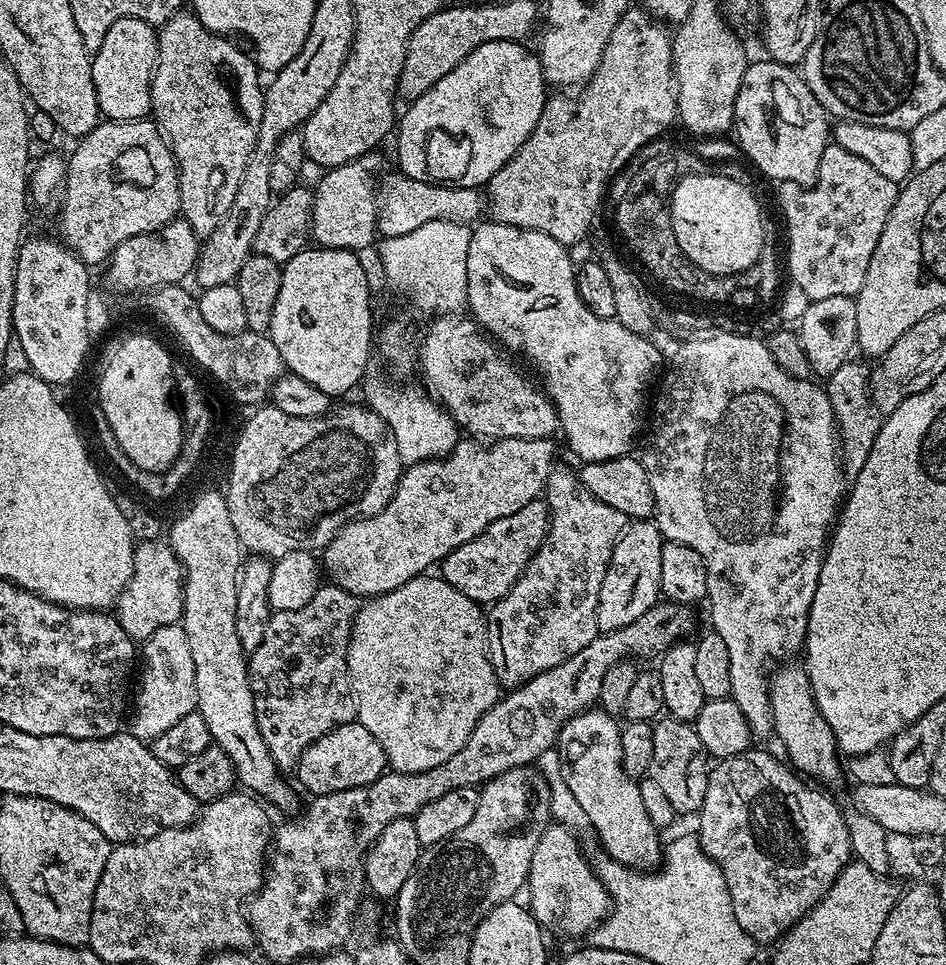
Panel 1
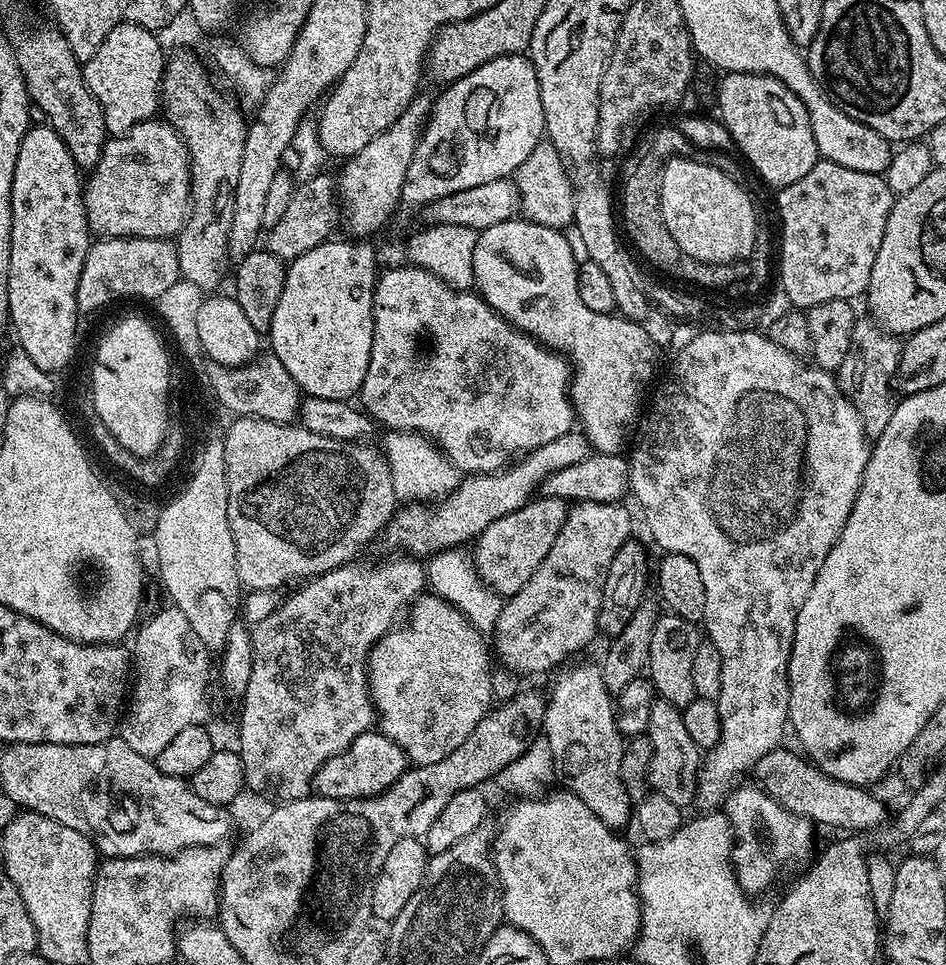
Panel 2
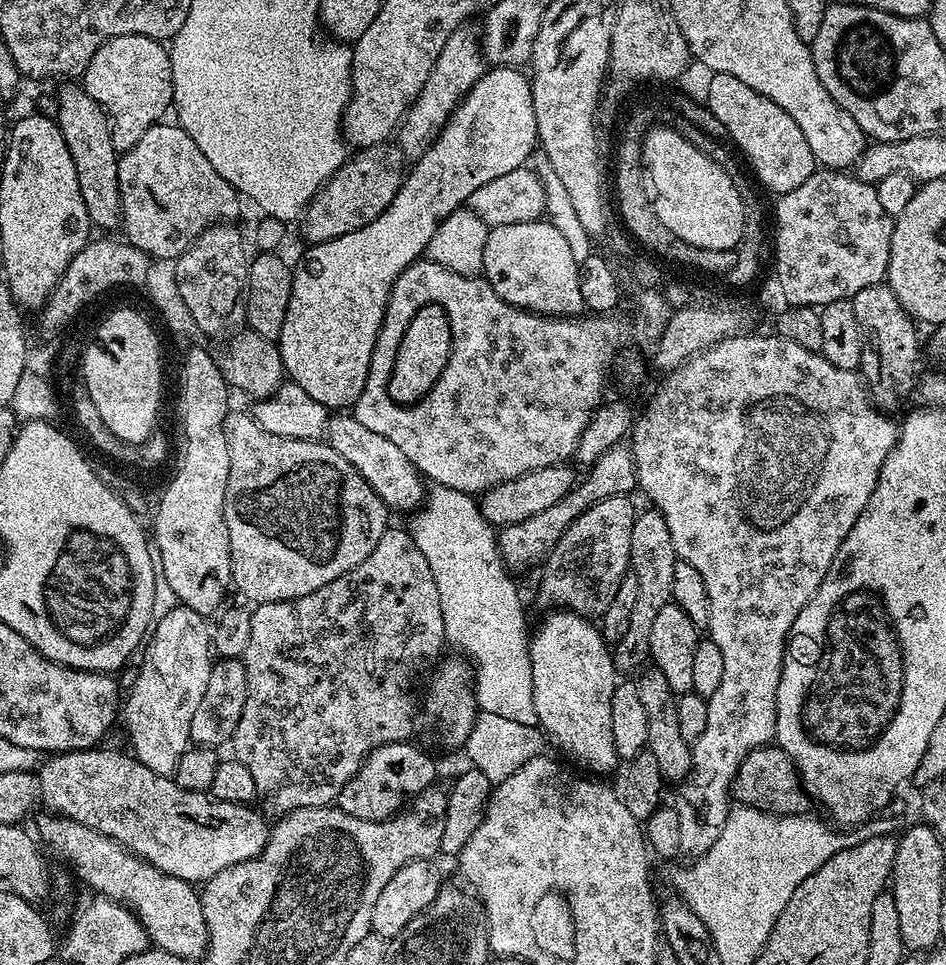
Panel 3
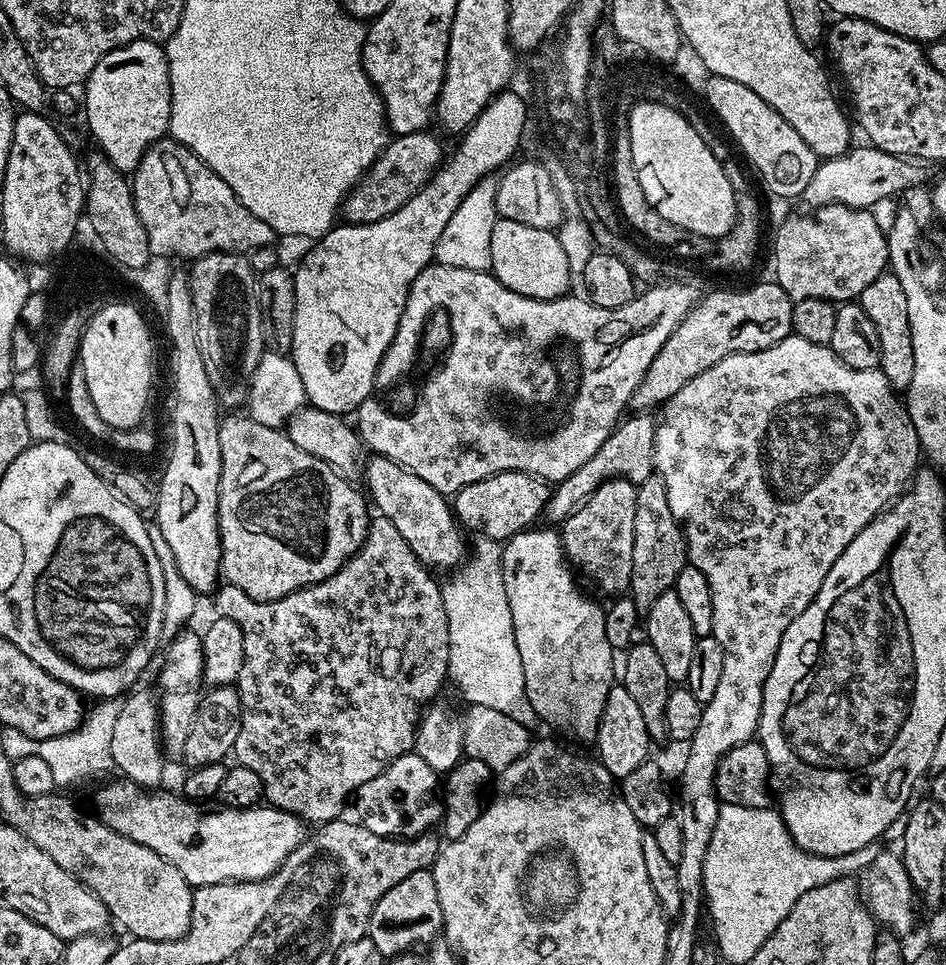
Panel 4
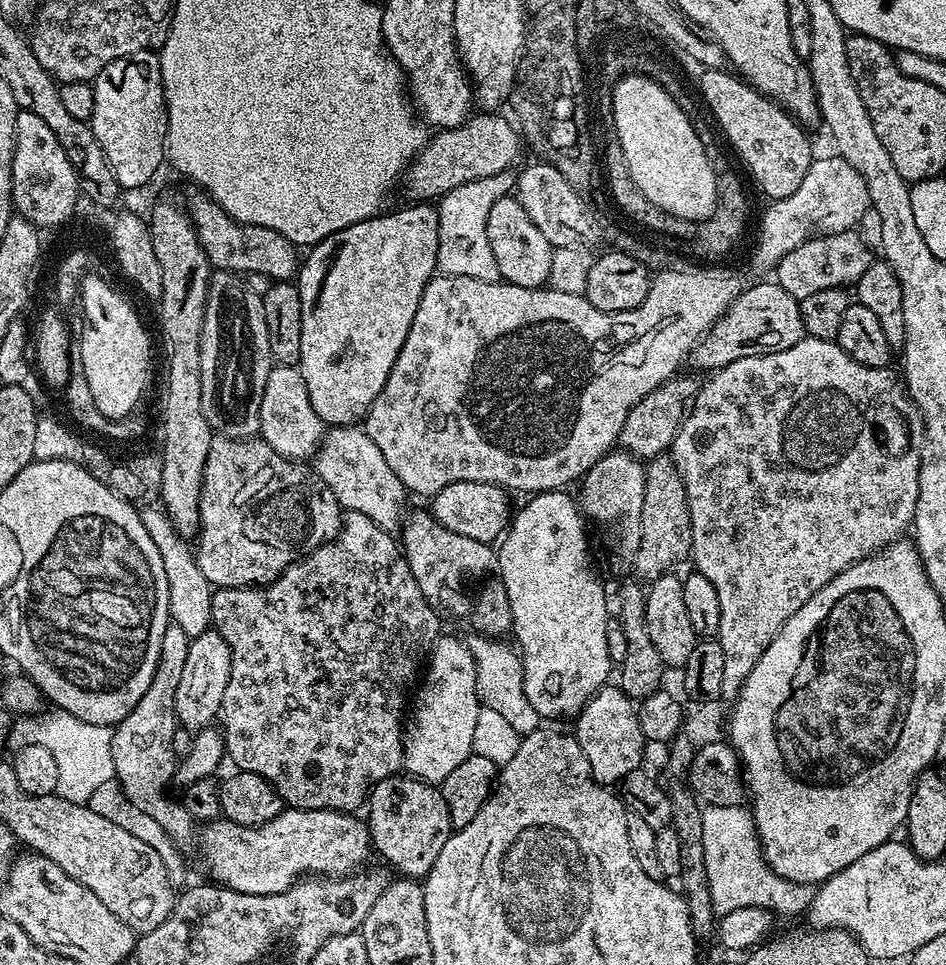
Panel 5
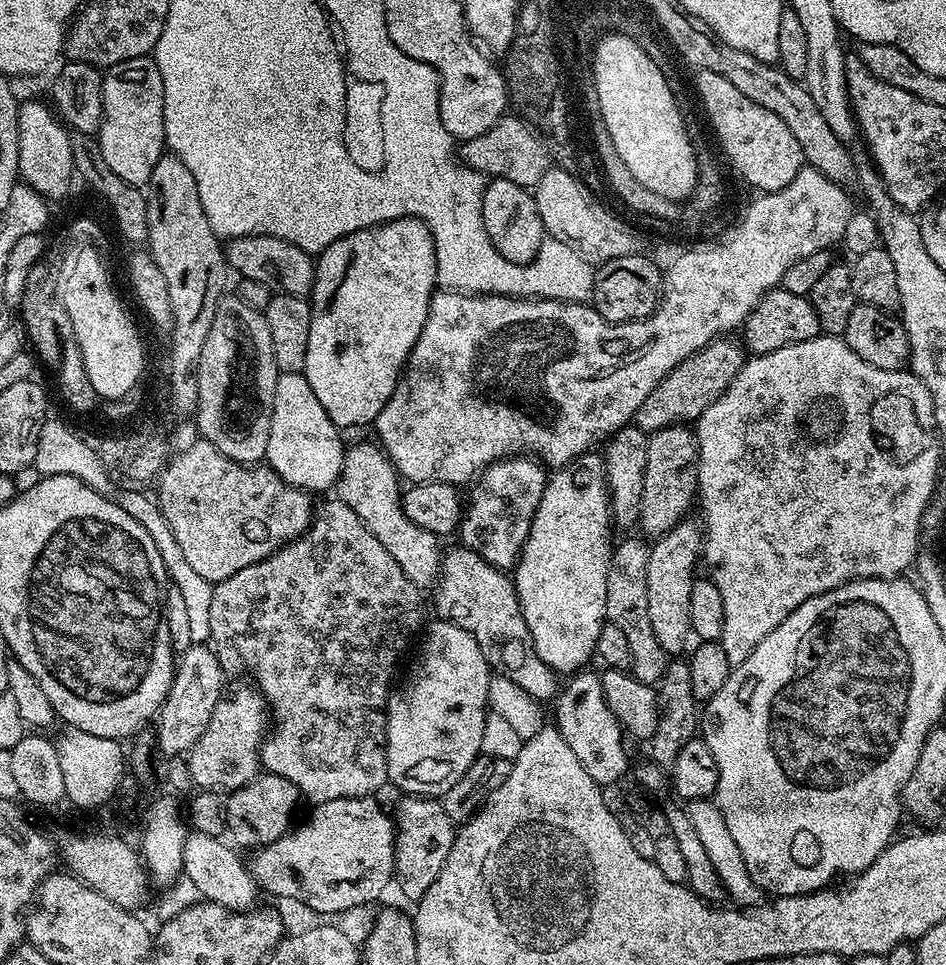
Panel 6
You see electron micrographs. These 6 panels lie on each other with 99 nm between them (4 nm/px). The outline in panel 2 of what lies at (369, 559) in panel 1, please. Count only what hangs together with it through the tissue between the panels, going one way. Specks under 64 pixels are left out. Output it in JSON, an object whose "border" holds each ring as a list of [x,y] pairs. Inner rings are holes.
{"border":[[[583,431],[567,432],[562,438],[554,438],[554,442],[527,453],[519,462],[499,472],[481,472],[461,479],[460,485],[433,507],[436,508],[433,512],[427,512],[424,506],[401,507],[388,523],[386,537],[390,543],[400,547],[397,549],[420,558],[431,557],[447,548],[467,545],[467,540],[468,543],[475,541],[482,530],[490,526],[490,522],[498,522],[498,518],[514,514],[514,510],[533,499],[547,476],[562,470],[562,466],[582,462],[582,458],[588,455],[590,445]]]}

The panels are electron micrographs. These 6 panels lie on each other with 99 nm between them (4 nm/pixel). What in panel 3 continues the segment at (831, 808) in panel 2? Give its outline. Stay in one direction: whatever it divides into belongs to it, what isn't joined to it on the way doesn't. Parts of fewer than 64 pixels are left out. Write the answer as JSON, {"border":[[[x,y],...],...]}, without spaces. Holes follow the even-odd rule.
{"border":[[[779,746],[750,750],[732,779],[731,799],[745,808],[771,812],[774,816],[799,816],[809,811],[810,797],[800,783],[800,774]]]}

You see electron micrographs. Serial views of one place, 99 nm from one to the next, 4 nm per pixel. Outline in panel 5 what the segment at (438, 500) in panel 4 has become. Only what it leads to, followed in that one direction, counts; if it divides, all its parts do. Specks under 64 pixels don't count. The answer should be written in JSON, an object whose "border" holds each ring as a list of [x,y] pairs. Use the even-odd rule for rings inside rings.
{"border":[[[431,511],[416,512],[407,517],[402,524],[402,551],[410,566],[410,574],[414,574],[414,582],[418,582],[418,590],[430,602],[430,606],[441,617],[449,616],[452,620],[461,620],[469,624],[476,634],[489,638],[504,638],[512,631],[512,615],[510,614],[510,598],[506,598],[506,582],[502,582],[502,566],[497,549],[492,544],[483,544],[474,538],[466,538],[466,534],[454,534],[437,522]]]}

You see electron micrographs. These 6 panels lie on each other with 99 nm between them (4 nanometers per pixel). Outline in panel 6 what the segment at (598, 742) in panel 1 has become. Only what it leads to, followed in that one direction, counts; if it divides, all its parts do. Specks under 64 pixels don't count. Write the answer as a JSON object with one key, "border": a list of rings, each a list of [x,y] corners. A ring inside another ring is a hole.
{"border":[[[599,451],[586,452],[549,475],[542,502],[538,502],[538,510],[532,519],[530,534],[520,551],[520,559],[516,561],[514,583],[534,650],[538,658],[557,674],[575,674],[587,665],[584,663],[588,659],[593,659],[598,630],[602,630],[606,622],[606,574],[614,547],[612,528],[608,481],[604,478],[604,458]]]}

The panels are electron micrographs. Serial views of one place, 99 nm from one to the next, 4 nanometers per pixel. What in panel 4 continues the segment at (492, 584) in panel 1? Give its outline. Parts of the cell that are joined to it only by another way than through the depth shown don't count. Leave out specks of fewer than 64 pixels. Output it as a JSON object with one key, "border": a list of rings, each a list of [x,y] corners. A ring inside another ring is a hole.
{"border":[[[632,414],[621,419],[610,438],[602,442],[602,450],[598,450],[598,454],[594,454],[594,458],[590,458],[586,466],[578,466],[578,470],[574,470],[570,478],[559,481],[551,489],[548,505],[542,513],[543,519],[552,526],[563,525],[576,509],[581,508],[591,498],[594,490],[598,490],[598,486],[602,486],[608,480],[629,480],[637,486],[649,480],[654,475],[652,458],[656,426],[657,421],[648,414]]]}

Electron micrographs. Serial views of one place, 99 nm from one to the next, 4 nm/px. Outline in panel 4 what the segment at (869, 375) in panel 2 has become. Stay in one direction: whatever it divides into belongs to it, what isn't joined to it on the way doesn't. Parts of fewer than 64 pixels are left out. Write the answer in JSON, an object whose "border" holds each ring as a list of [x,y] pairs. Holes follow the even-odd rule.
{"border":[[[885,270],[858,297],[866,318],[874,324],[876,346],[880,349],[880,371],[886,374],[894,390],[907,390],[910,378],[914,378],[914,342],[910,338],[910,314],[906,314],[906,294],[902,294],[902,282],[892,271]]]}

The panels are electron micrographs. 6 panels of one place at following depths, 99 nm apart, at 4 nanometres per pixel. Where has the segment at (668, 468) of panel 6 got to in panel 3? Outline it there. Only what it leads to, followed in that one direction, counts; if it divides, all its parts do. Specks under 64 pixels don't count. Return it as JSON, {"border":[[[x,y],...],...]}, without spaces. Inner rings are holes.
{"border":[[[645,508],[645,512],[637,511],[634,530],[630,530],[628,567],[634,582],[638,582],[638,598],[634,601],[634,610],[630,610],[626,634],[622,634],[622,638],[615,641],[611,649],[612,662],[621,673],[635,673],[649,663],[650,626],[654,626],[654,618],[660,613],[662,606],[670,603],[674,590],[674,566],[678,557],[674,550],[674,542],[670,542],[670,530],[666,530],[666,522],[657,508]]]}

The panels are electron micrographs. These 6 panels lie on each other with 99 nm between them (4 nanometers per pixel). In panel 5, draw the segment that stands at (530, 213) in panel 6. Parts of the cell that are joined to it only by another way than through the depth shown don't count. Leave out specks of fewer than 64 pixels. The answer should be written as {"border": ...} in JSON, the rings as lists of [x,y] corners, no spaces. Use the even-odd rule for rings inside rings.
{"border":[[[506,194],[490,206],[490,218],[486,218],[486,238],[490,238],[490,250],[494,250],[503,283],[523,288],[543,288],[551,281],[553,246],[546,242],[546,234],[530,222],[530,214],[522,210],[515,195]]]}

